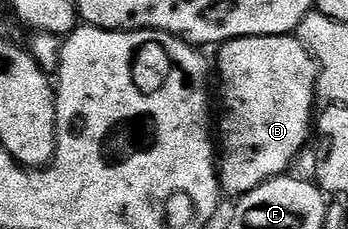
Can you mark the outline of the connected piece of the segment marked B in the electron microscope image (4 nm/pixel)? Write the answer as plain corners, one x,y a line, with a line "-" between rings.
266,35
265,37
239,37
233,41
226,41
219,46
220,53
214,57
214,69
220,72
220,101
224,104
224,114
218,117
218,172
220,175
220,188
225,194
236,193
243,195
254,191
262,183
266,183
275,177
285,176
295,166
297,157
305,152
308,136
314,133
314,113
312,108
318,105
318,94
316,91
316,78
318,76
318,66
316,58
312,56
308,46
296,35

